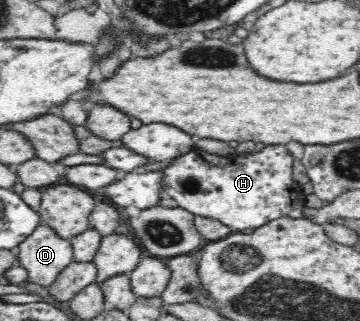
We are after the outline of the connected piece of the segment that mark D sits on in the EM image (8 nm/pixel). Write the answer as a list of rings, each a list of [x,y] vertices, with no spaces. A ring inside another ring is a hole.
[[[45,224],[38,225],[34,232],[21,242],[16,250],[17,264],[23,266],[29,272],[29,279],[24,282],[24,286],[29,283],[50,286],[58,274],[62,272],[73,260],[73,246],[70,238],[62,238],[57,235],[53,228]]]

